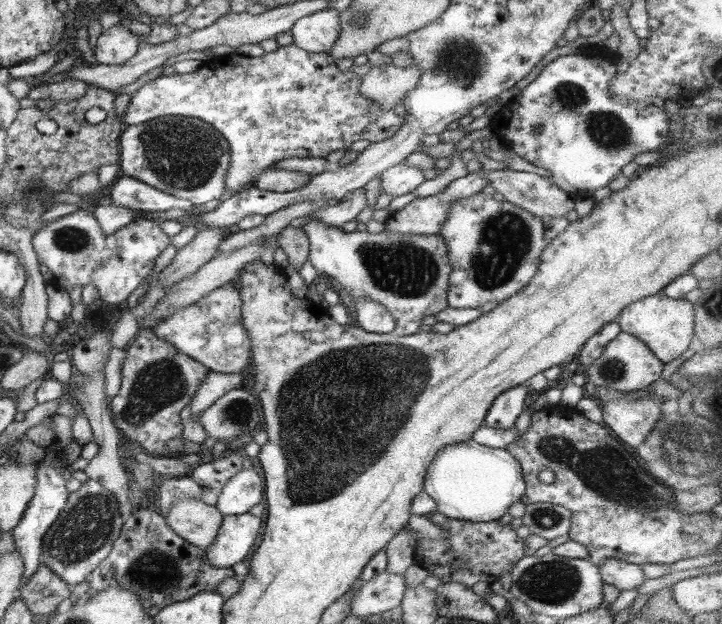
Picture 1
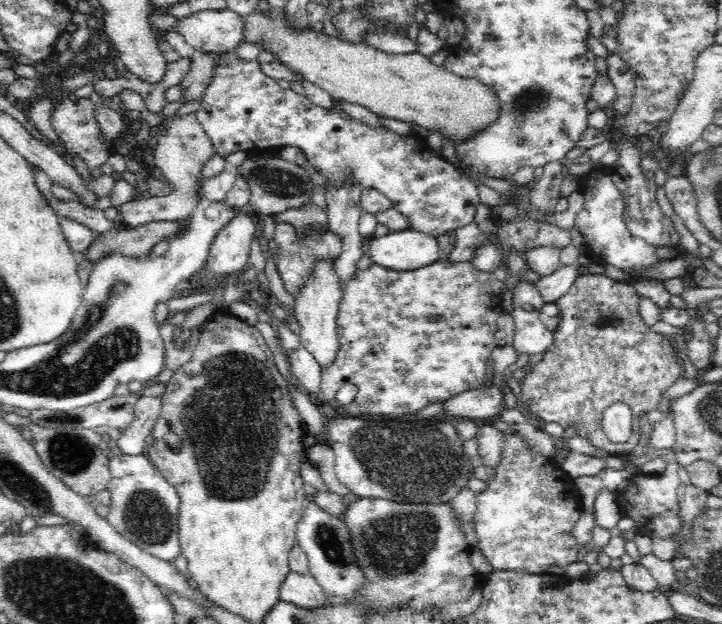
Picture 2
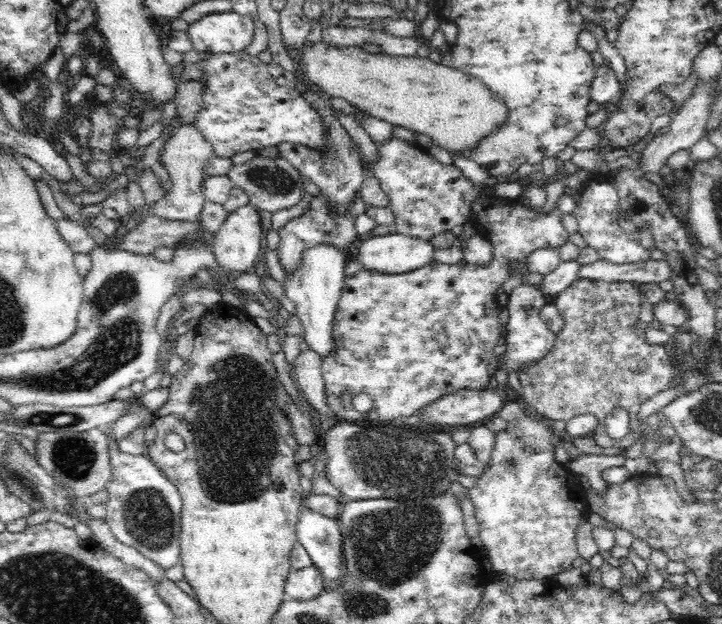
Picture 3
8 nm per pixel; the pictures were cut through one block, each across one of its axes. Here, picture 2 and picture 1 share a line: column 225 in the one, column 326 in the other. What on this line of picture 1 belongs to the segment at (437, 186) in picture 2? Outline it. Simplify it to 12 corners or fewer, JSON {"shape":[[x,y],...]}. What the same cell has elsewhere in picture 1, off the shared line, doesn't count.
{"shape":[[329,53],[212,58],[131,95],[127,125],[198,118],[226,190],[395,136]]}

